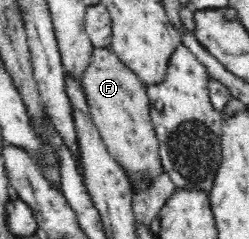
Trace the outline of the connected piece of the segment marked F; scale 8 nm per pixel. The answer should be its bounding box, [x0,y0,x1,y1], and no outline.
[81,47,164,182]

